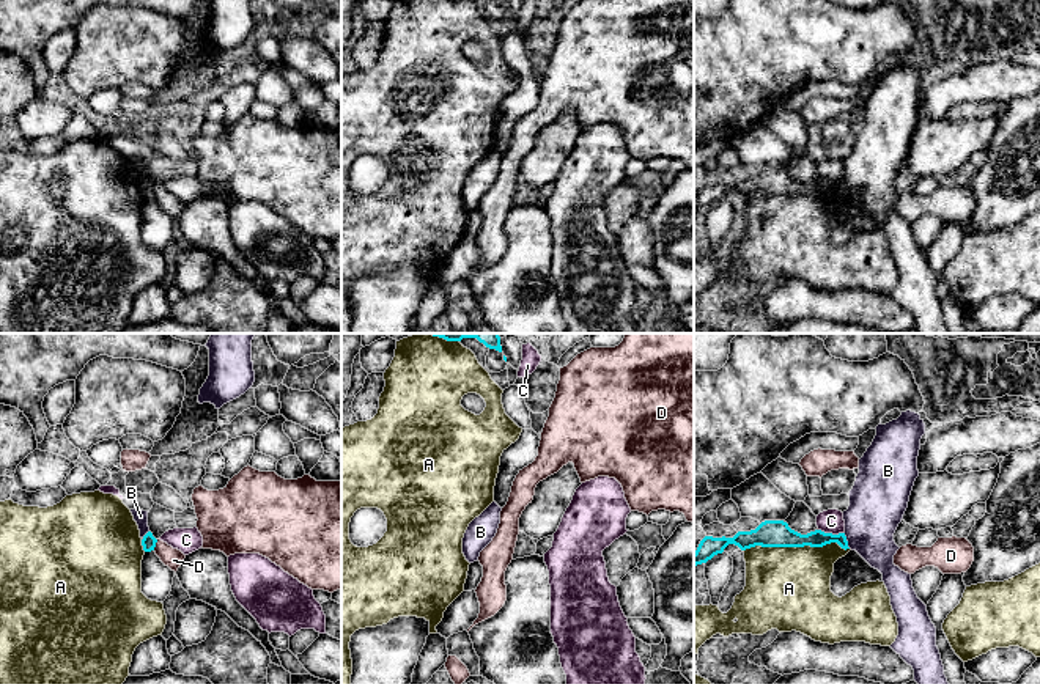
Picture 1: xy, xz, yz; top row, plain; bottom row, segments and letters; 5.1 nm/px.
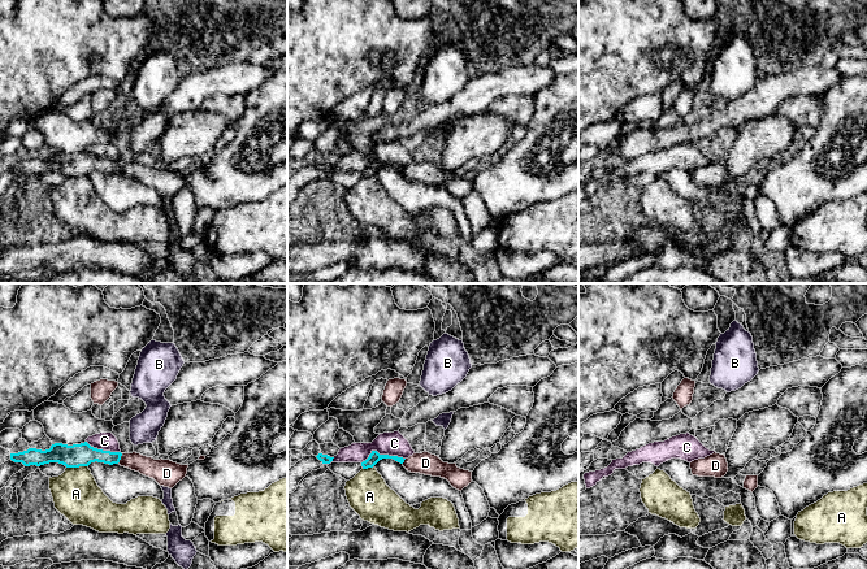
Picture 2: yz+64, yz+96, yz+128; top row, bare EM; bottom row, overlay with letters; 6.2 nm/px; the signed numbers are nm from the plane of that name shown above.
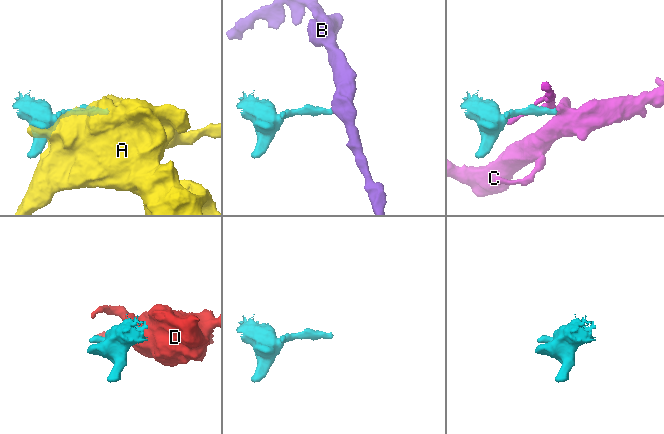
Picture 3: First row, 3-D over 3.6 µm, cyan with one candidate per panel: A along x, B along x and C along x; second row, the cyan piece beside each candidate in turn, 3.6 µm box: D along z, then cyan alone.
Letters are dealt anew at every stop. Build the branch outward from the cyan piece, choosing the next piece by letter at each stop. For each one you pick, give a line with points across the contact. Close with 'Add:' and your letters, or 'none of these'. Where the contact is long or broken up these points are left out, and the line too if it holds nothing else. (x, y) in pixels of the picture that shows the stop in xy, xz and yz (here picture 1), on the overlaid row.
Add: none of these

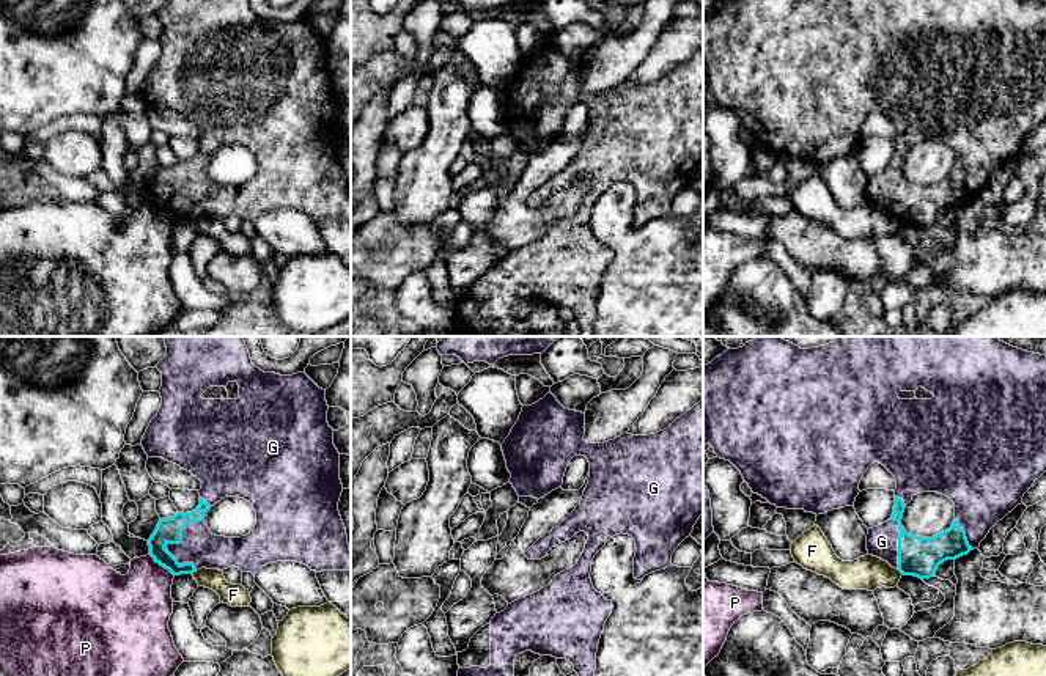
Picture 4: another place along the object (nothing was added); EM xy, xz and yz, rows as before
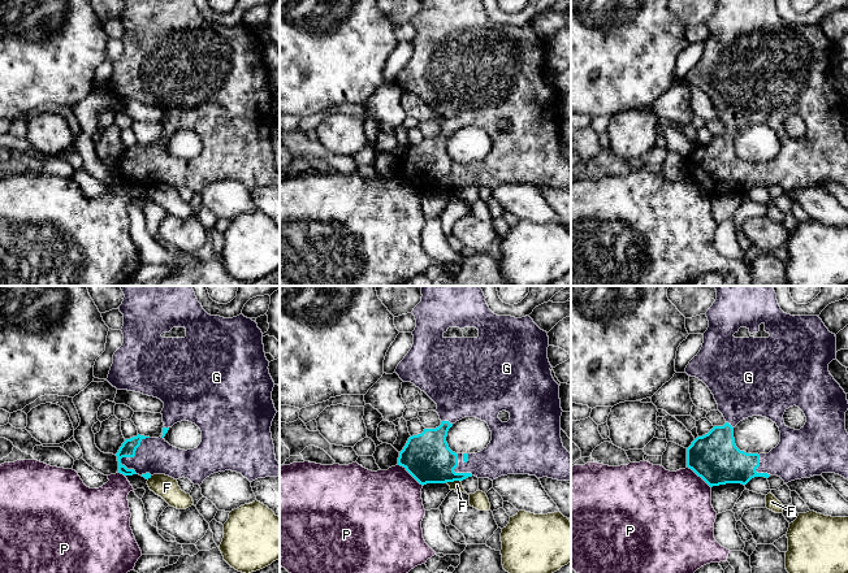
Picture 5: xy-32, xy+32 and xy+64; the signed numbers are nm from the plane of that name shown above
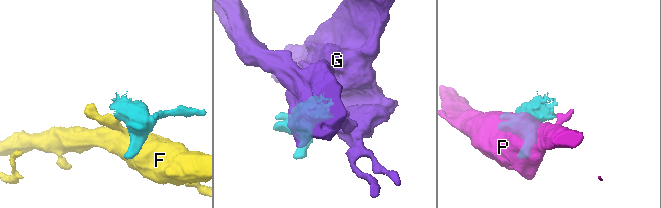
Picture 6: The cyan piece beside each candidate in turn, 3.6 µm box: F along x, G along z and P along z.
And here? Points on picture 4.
Add: G

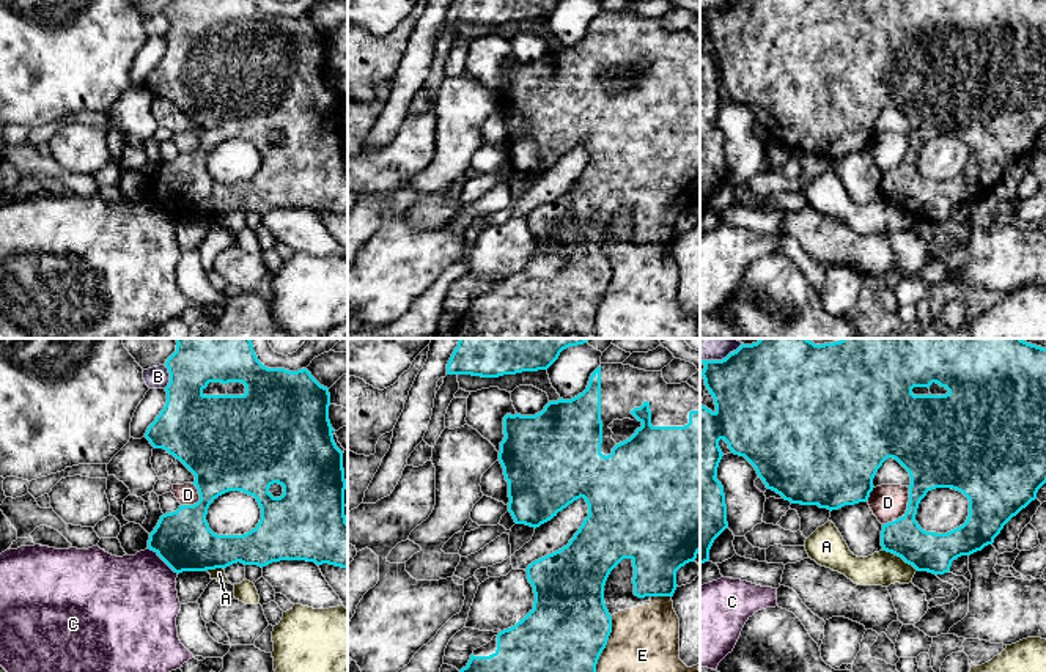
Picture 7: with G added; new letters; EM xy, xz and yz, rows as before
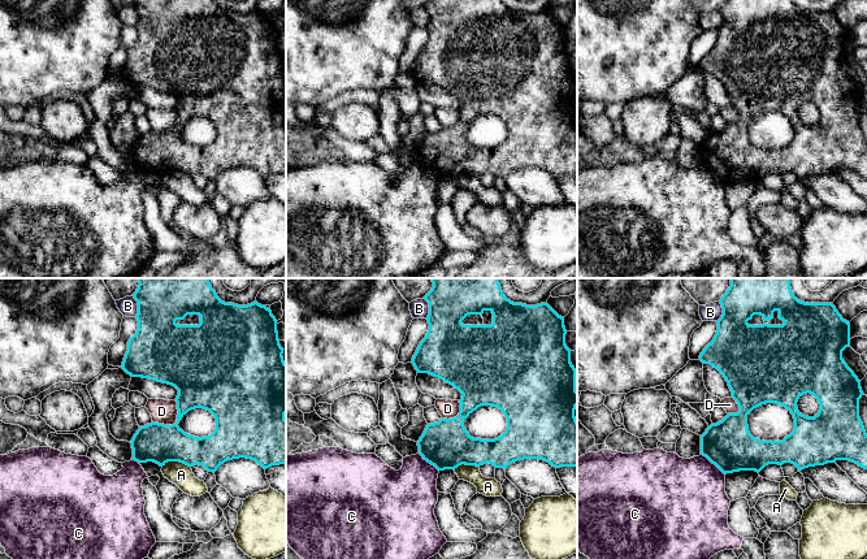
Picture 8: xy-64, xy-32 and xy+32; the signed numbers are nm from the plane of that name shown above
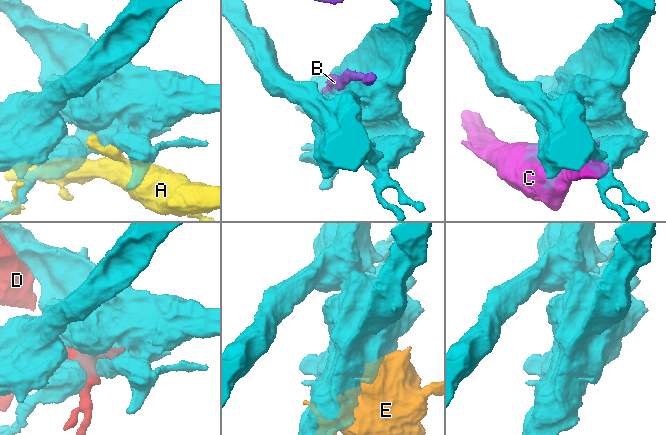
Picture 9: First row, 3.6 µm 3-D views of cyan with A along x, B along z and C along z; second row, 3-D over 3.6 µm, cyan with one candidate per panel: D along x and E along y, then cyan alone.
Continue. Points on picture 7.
Add: none of these

